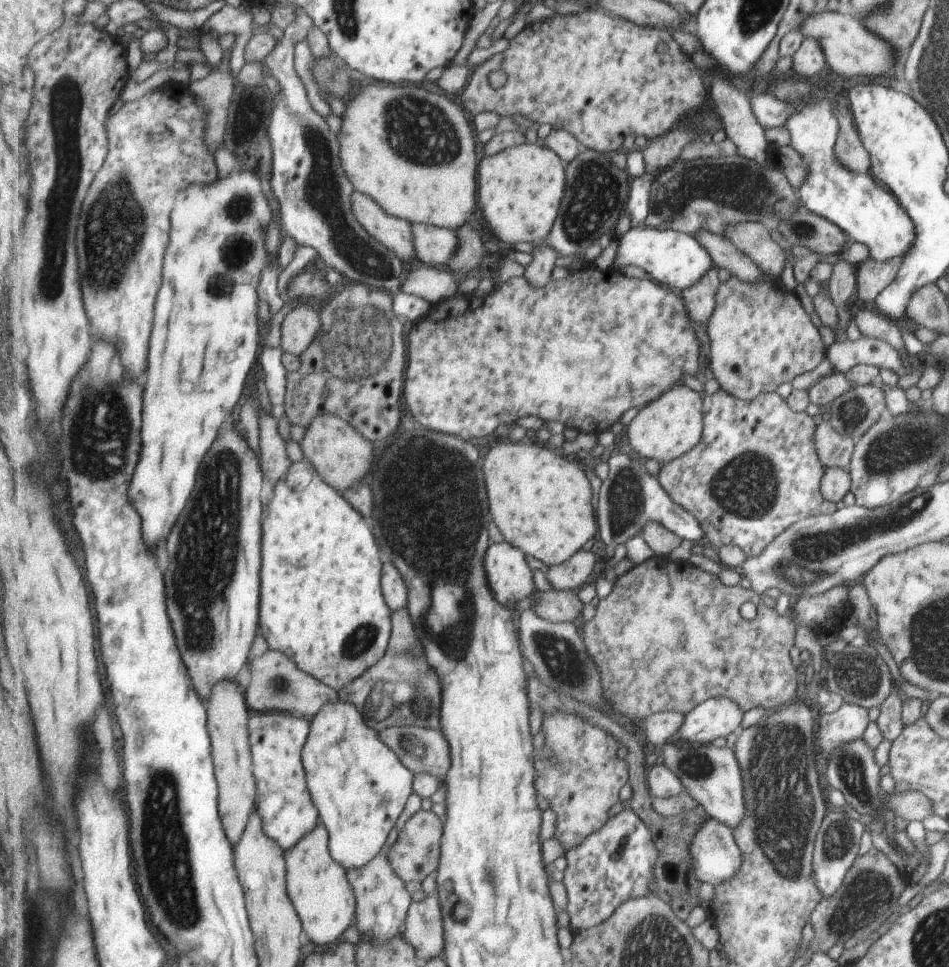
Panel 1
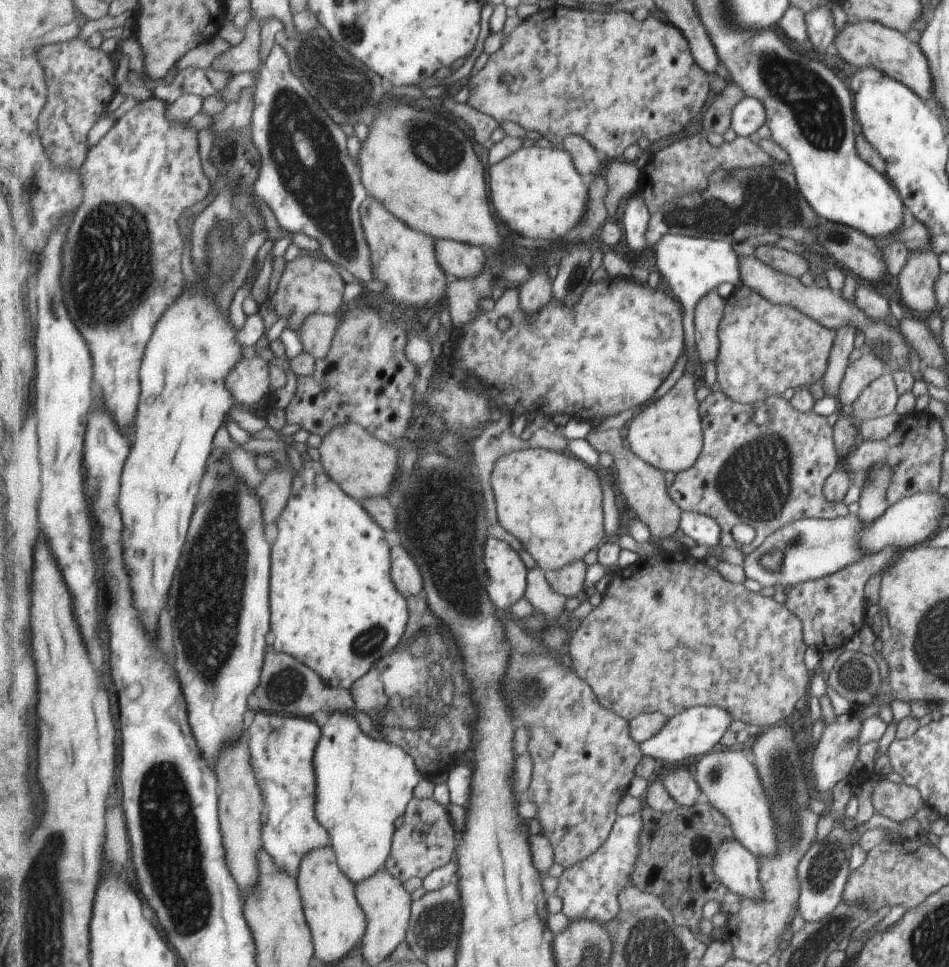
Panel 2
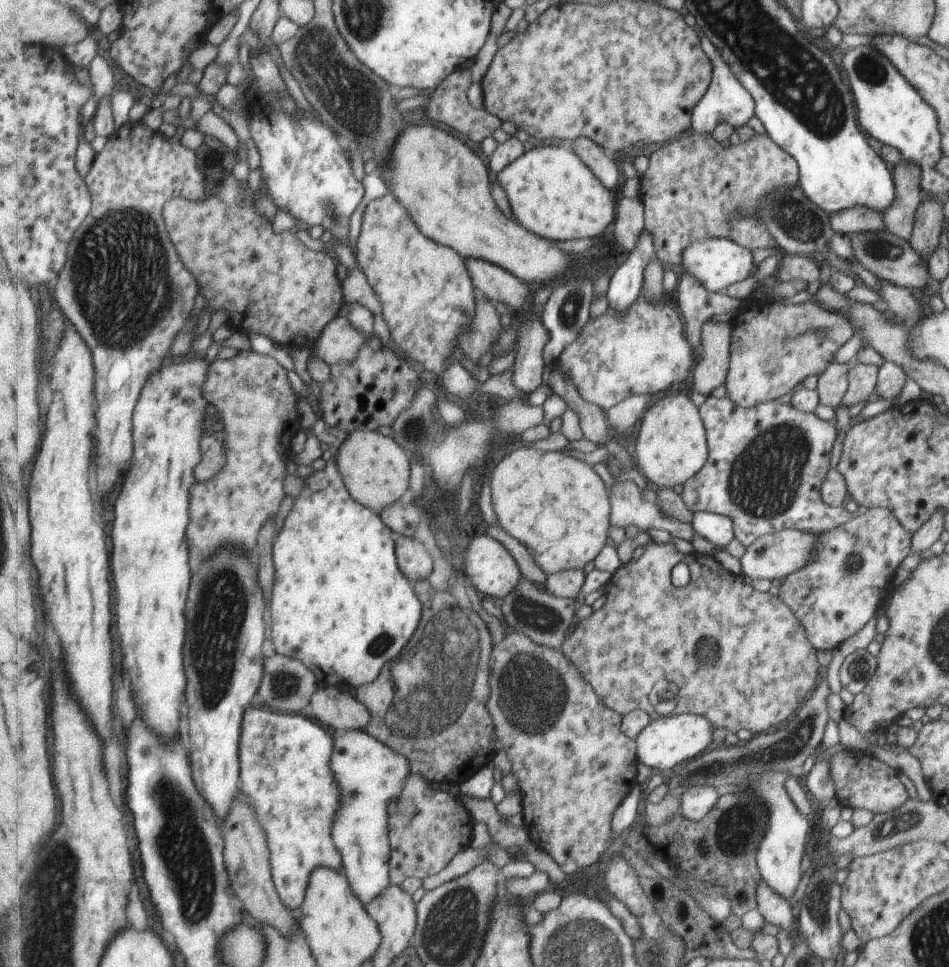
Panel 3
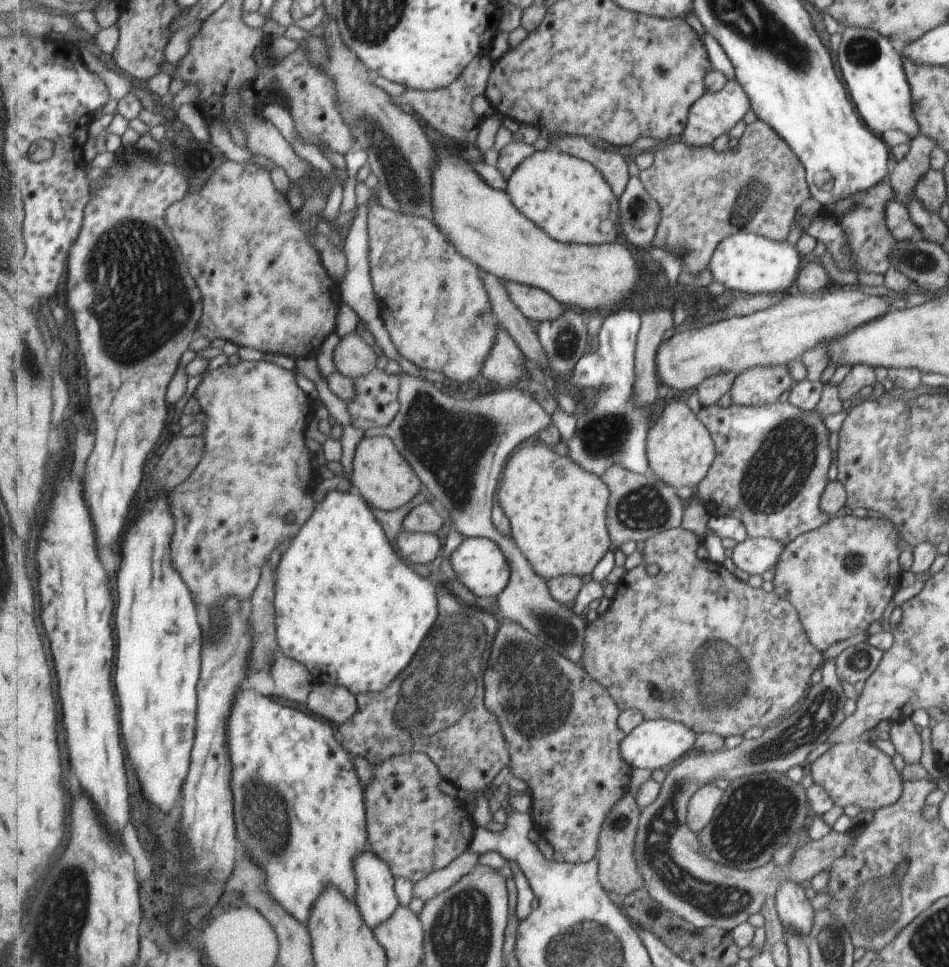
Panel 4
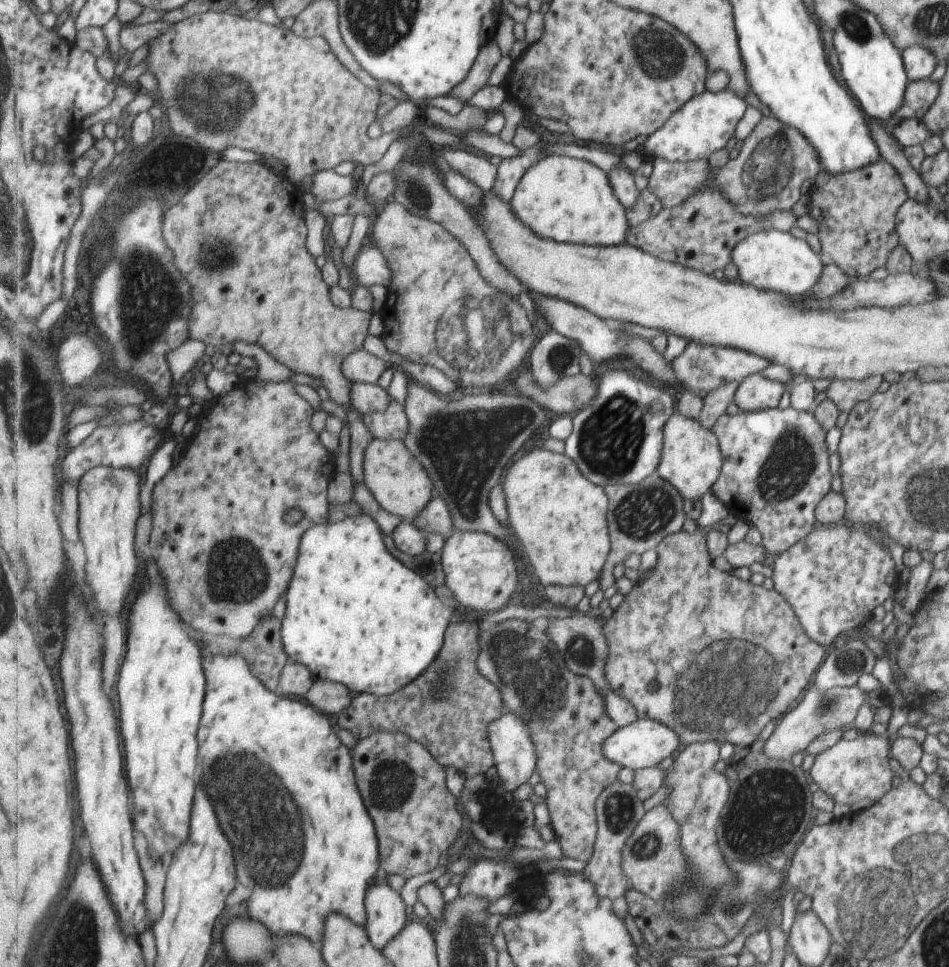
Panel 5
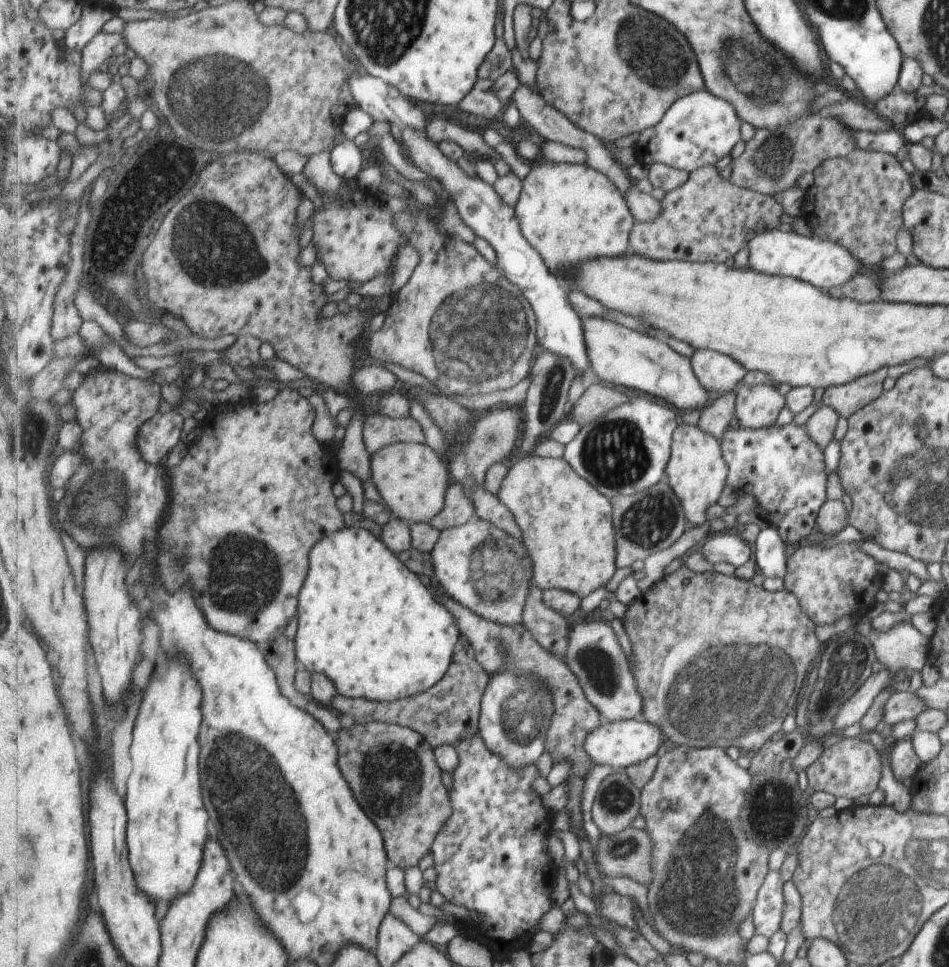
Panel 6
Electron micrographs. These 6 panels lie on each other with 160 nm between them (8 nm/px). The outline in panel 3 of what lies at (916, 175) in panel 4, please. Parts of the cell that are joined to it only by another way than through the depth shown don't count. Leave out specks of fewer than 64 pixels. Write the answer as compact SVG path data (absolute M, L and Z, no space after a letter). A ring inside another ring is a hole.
M905 160L893 168L895 171L896 198L883 212L885 231L909 241L914 224L914 213L921 198L919 176L921 170L915 162Z

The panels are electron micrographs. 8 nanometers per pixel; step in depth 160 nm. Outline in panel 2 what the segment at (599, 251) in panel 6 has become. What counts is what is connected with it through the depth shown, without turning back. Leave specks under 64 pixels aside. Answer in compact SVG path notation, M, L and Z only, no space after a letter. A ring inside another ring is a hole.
M549 146L521 147L505 160L489 167L494 209L502 222L525 239L561 240L577 224L588 209L589 184L578 170L575 160L564 148Z

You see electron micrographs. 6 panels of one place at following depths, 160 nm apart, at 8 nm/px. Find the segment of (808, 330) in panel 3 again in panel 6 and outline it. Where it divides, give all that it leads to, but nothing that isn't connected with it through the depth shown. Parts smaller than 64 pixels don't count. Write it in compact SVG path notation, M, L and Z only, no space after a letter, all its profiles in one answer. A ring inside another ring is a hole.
M774 384L770 385L755 385L755 386L741 386L738 385L733 391L735 396L734 417L737 419L739 426L745 428L767 428L771 426L777 419L781 410L785 410L787 403L781 394L777 392Z

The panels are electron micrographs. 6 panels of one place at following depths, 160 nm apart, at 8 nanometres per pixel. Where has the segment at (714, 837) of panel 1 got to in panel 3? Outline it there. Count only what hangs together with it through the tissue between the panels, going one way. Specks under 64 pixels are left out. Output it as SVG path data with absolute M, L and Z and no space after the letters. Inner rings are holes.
M763 881L755 886L755 909L761 914L765 923L776 926L779 931L785 931L791 936L795 909L785 902L779 894L775 894Z

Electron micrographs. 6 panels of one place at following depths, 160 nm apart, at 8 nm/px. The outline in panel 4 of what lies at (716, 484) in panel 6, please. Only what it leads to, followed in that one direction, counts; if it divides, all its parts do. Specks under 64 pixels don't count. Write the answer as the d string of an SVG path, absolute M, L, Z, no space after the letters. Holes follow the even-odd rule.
M672 399L664 406L661 415L650 428L646 451L651 473L675 489L683 486L695 487L705 476L715 454L713 441L705 426L678 399Z

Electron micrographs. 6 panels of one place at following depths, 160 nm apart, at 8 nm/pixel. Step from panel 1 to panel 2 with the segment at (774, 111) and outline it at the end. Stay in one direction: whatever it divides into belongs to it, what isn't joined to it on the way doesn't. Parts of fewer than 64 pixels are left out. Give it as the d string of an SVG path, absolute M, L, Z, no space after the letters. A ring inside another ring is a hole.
M749 96L738 100L730 111L730 127L736 136L753 137L766 119L764 103Z

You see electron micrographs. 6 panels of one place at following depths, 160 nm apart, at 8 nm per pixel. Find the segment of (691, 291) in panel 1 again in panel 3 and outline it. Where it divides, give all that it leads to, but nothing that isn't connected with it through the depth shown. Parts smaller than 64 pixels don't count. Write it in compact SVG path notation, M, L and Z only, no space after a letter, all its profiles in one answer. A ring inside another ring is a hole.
M704 322L700 332L700 362L693 369L693 391L708 397L711 392L725 384L725 376L727 376L727 368L729 368L729 352L730 347L730 325L723 322Z

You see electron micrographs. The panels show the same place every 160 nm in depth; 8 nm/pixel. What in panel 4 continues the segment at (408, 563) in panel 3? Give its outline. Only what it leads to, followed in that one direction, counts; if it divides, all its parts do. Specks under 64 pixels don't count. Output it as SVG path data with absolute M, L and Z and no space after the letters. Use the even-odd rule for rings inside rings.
M405 528L399 532L395 542L402 558L413 567L436 565L444 545L436 533L414 533Z

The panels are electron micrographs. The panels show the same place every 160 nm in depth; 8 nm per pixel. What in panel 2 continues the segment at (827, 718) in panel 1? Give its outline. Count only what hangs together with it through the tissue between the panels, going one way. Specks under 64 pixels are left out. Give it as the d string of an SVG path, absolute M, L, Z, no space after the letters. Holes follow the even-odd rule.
M845 711L835 715L833 722L825 723L822 728L821 736L814 749L808 750L810 755L809 763L812 770L811 776L815 784L815 790L825 792L825 790L831 790L832 786L843 779L848 773L851 772L852 764L855 762L856 754L858 751L857 735L860 733L862 723L857 717L852 717L850 711Z

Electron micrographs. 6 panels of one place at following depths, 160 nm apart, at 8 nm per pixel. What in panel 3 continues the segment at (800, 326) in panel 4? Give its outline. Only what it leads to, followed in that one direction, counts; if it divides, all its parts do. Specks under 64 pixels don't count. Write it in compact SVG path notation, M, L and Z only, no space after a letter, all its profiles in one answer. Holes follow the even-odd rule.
M640 295L627 314L617 314L613 308L608 308L601 317L591 318L579 336L581 338L575 340L555 363L561 364L559 372L571 378L573 386L587 402L601 406L606 412L632 395L649 394L658 397L664 394L669 386L685 380L700 362L700 350L697 350L697 346L693 346L691 341L687 346L685 338L681 340L681 320L668 300L653 304Z

